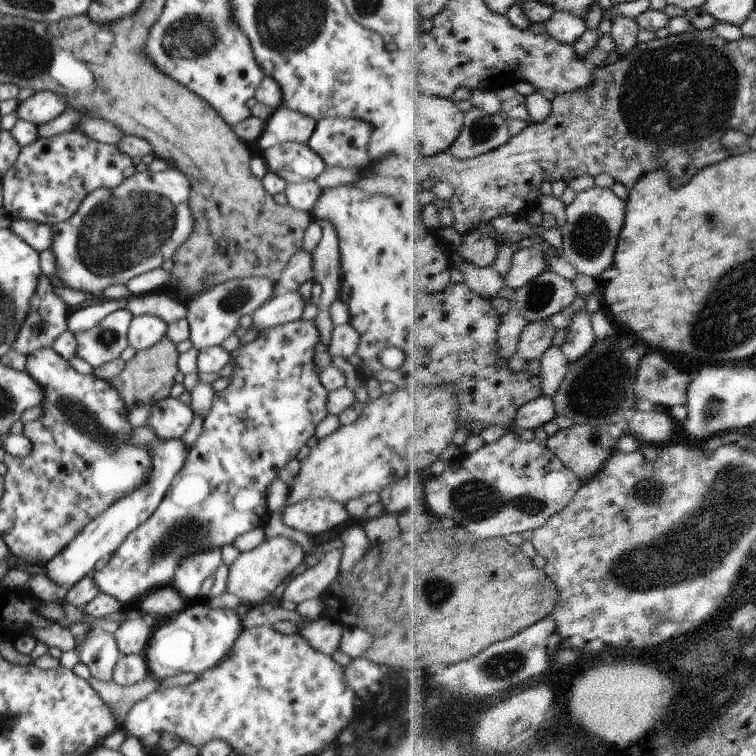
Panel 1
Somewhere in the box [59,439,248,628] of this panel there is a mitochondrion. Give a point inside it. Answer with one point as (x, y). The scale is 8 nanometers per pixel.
(189, 532)

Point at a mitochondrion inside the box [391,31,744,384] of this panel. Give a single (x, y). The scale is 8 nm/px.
(688, 74)

